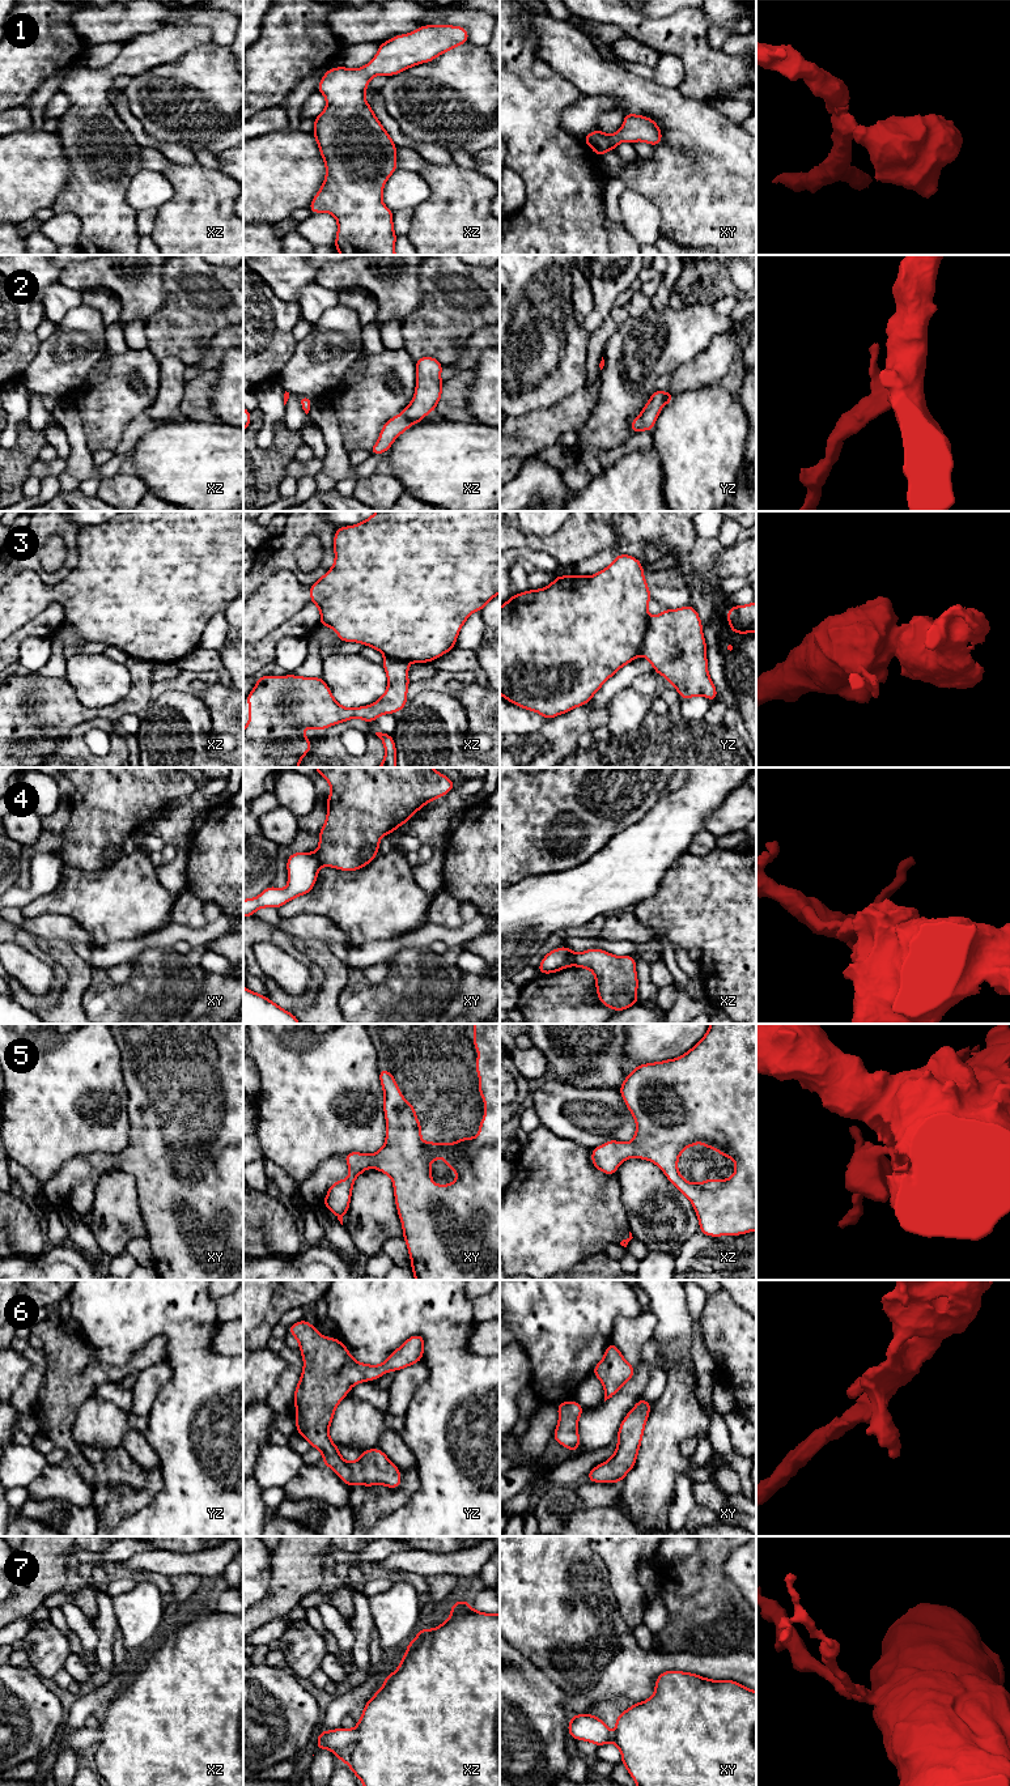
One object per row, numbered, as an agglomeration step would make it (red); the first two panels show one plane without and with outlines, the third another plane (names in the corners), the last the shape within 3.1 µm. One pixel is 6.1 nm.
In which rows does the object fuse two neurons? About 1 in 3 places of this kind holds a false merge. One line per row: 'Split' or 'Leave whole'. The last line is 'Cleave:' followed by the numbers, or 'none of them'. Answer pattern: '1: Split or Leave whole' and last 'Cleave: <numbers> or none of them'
1: Leave whole
2: Split
3: Split
4: Split
5: Leave whole
6: Leave whole
7: Leave whole
Cleave: 2, 3, 4

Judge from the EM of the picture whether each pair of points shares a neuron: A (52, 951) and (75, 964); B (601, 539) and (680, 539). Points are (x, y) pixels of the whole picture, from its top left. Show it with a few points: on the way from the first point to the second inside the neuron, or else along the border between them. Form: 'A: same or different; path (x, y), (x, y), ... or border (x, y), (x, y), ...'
A: same; path (58, 951), (69, 960)
B: different; border (614, 524), (616, 543), (590, 556)

